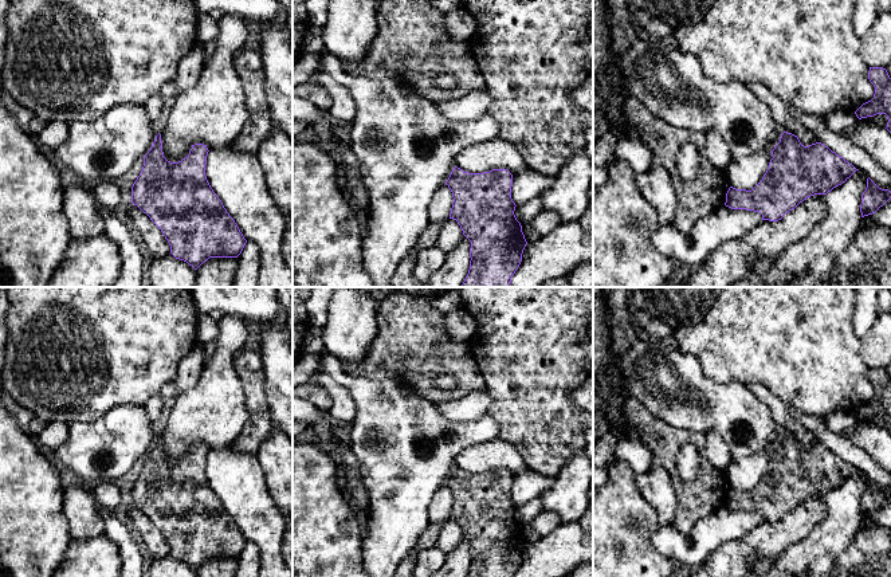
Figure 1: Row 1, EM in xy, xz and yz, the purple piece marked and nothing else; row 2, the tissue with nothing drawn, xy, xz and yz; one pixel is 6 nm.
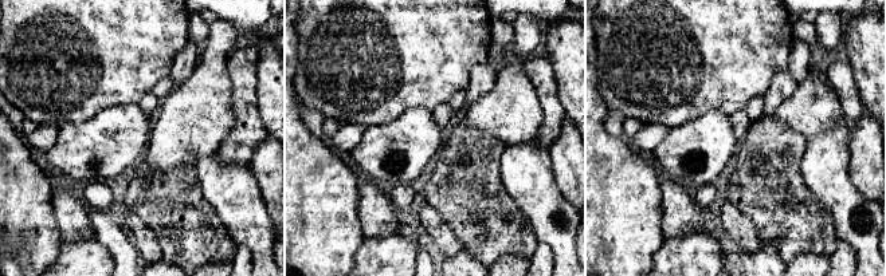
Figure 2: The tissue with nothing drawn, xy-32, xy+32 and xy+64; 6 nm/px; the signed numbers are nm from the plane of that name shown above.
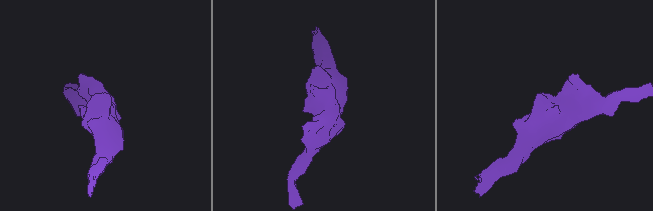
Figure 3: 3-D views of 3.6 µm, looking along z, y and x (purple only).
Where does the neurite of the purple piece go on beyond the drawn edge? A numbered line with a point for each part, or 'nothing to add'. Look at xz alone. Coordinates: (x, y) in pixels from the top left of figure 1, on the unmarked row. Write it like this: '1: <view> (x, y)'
nothing to add

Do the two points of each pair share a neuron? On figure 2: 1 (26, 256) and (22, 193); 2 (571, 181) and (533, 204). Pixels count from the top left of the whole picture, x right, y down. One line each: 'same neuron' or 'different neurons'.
1: same neuron
2: different neurons

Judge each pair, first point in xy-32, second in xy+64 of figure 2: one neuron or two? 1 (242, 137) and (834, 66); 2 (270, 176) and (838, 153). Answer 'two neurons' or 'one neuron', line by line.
1: one neuron
2: two neurons

